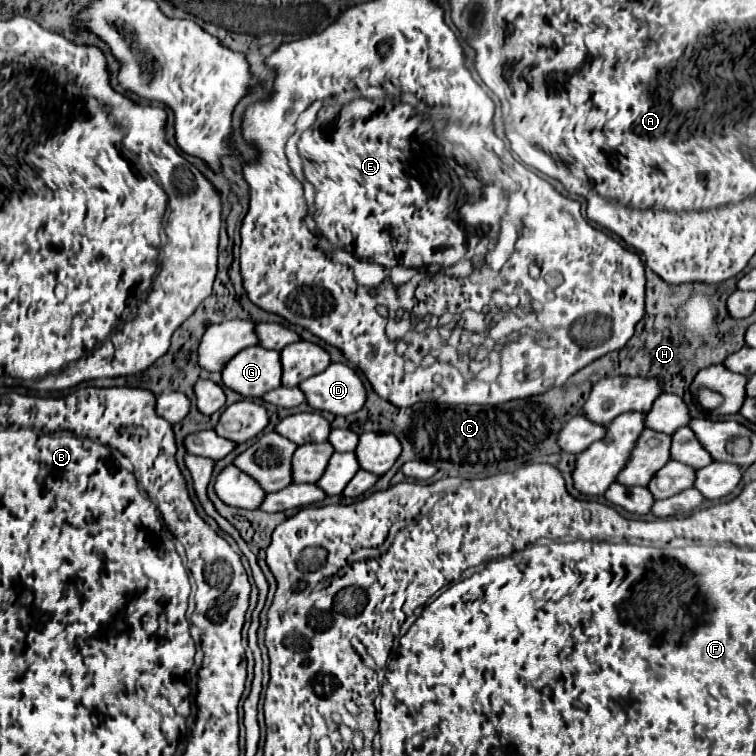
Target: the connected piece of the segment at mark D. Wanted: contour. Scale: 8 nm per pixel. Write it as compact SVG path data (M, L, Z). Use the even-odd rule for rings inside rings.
M331 364L321 374L307 378L299 388L313 410L325 410L337 416L349 416L365 404L363 382L345 364Z

